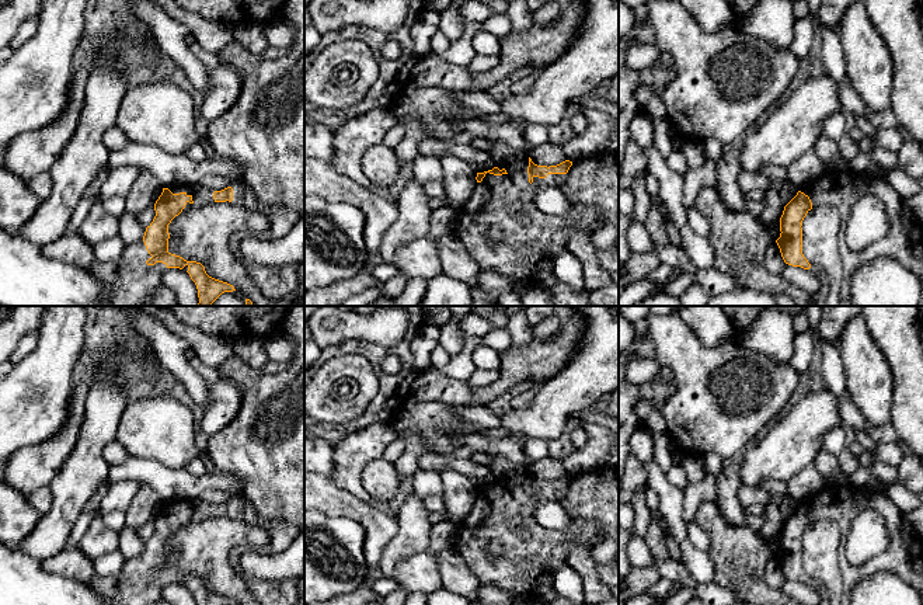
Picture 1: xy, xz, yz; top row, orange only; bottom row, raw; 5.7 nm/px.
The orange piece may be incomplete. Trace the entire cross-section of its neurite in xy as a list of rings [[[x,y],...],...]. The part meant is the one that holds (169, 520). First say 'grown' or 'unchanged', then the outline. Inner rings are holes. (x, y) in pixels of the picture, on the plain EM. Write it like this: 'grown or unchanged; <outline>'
grown; [[[163,503],[154,518],[156,531],[143,553],[126,560],[116,577],[94,574],[87,584],[112,605],[154,605],[168,583],[182,584],[187,580],[198,605],[236,605],[233,599],[209,591],[201,577],[187,576],[168,566],[168,539],[188,517],[194,518],[187,503]]]

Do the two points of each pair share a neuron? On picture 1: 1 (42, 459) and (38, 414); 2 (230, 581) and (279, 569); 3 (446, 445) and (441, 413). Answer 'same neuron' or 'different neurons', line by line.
1: different neurons
2: different neurons
3: same neuron

